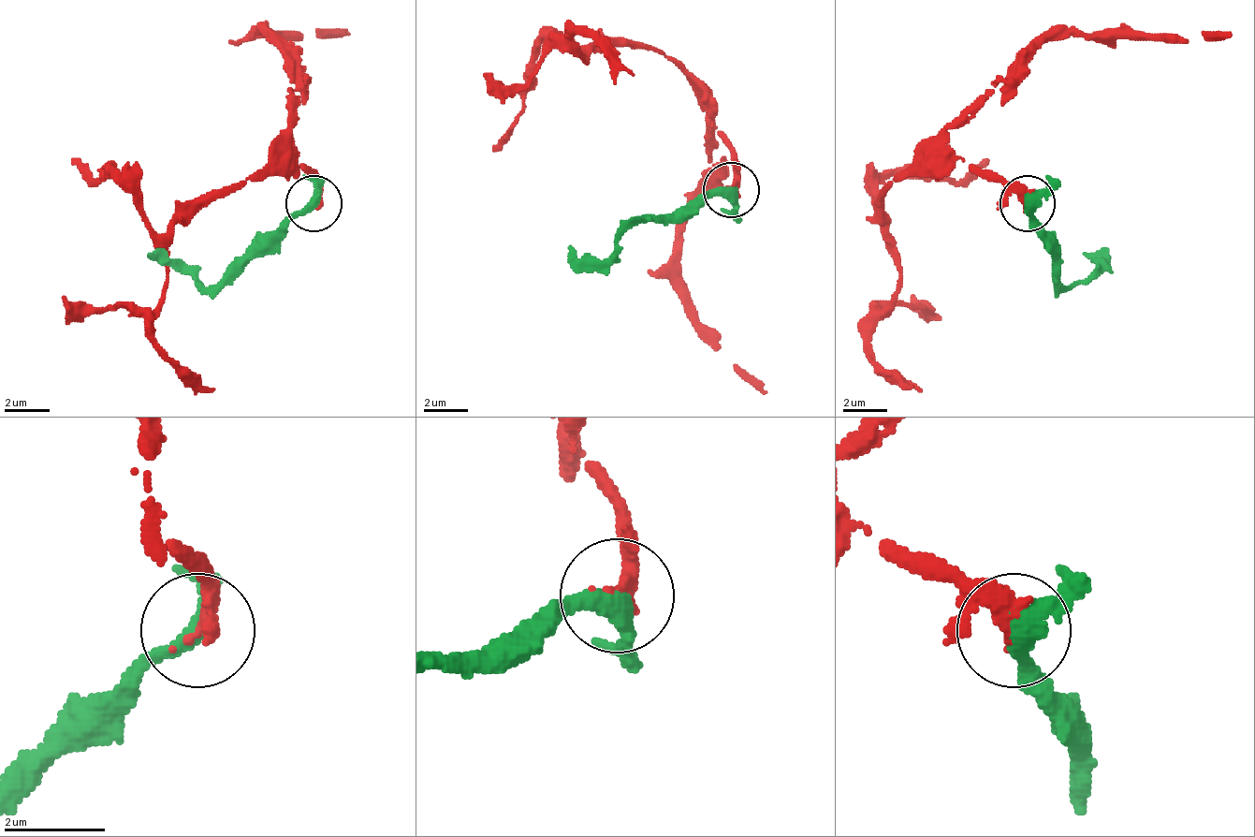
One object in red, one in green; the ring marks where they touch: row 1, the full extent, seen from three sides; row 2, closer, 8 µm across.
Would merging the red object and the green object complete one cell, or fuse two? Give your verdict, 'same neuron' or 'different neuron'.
same neuron

